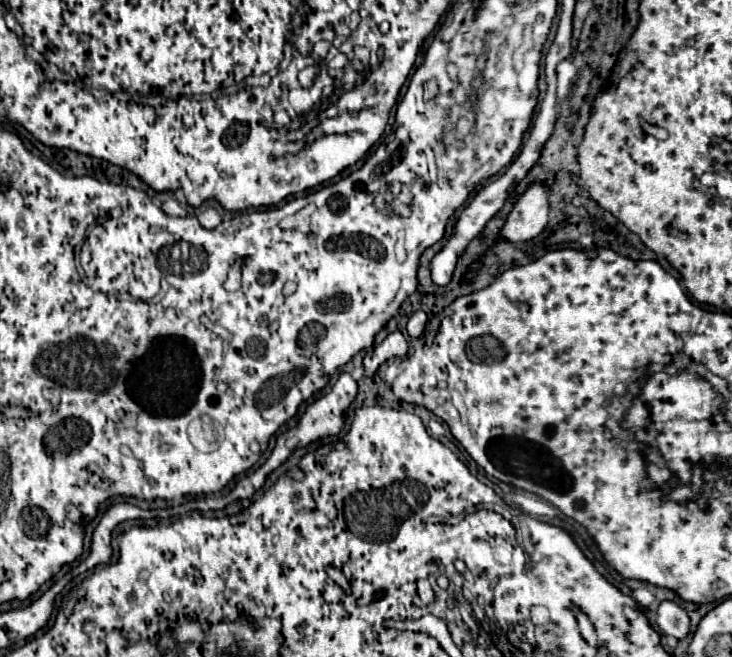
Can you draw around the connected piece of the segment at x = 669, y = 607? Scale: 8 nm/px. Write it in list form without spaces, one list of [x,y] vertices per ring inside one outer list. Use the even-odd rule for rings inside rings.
[[[661,602],[657,608],[657,626],[665,636],[673,636],[681,640],[689,634],[689,616],[677,604]]]

